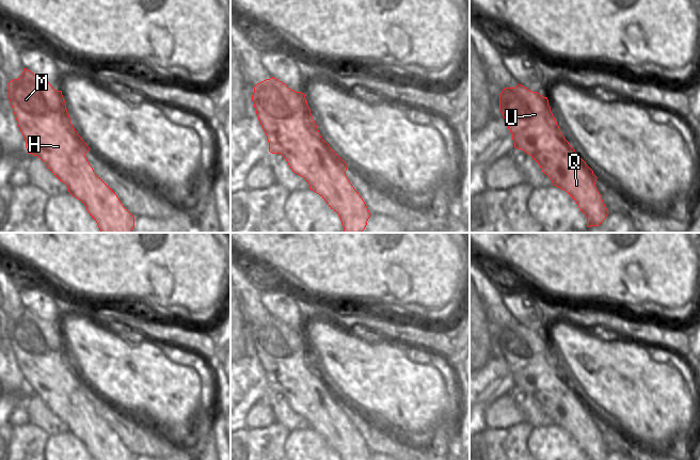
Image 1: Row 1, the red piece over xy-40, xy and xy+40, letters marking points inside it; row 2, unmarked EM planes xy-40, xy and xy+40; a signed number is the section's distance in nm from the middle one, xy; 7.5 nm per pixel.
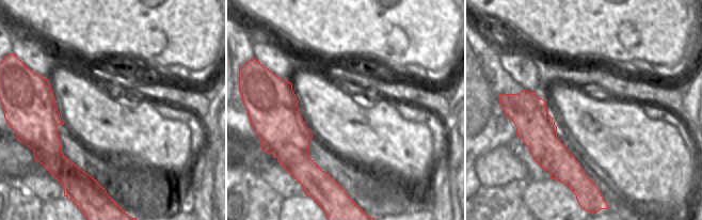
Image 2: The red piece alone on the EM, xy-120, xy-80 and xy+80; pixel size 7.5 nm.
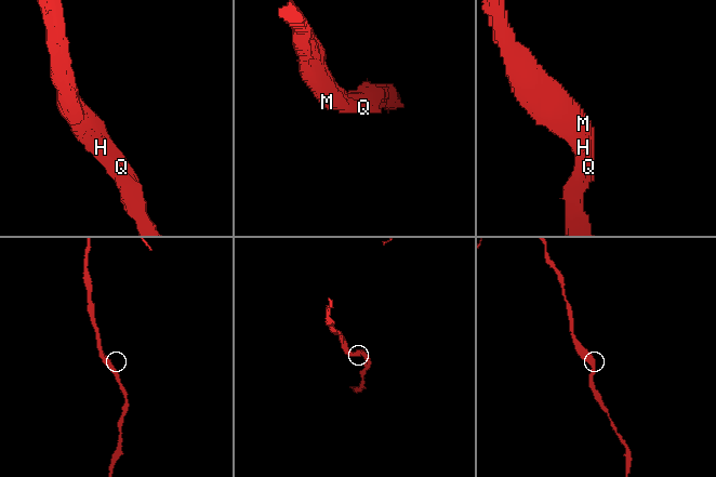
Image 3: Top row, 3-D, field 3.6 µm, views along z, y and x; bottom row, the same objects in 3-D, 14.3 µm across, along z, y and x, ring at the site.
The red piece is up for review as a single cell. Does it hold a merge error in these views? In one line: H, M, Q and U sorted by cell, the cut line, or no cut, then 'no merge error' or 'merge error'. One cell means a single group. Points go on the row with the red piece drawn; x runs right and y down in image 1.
groups H M Q U; cut none; no merge error

